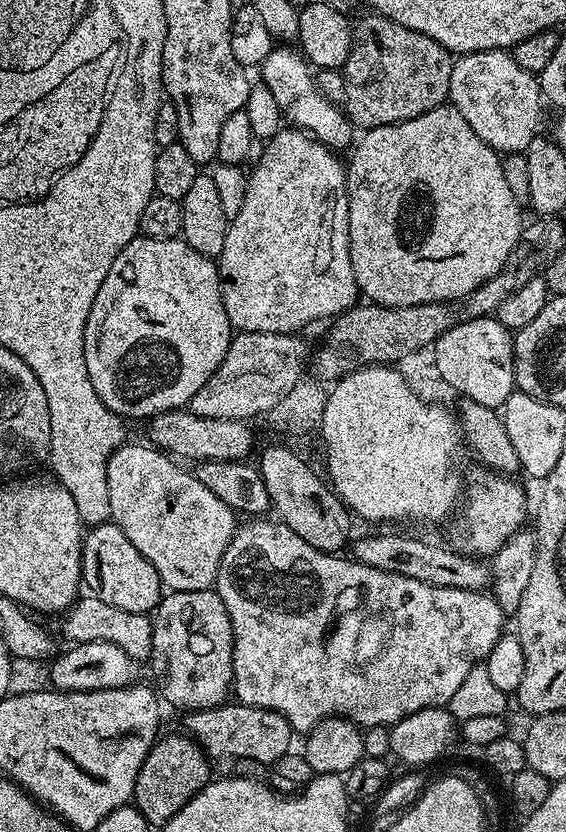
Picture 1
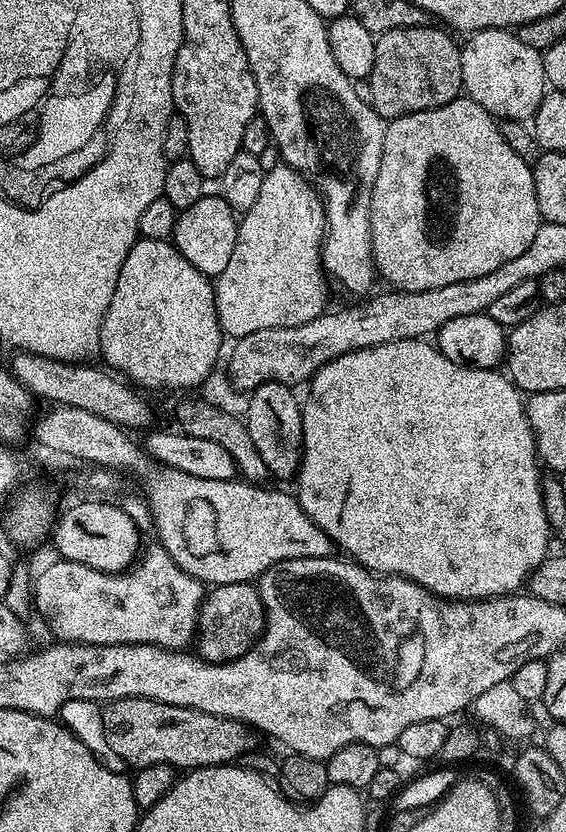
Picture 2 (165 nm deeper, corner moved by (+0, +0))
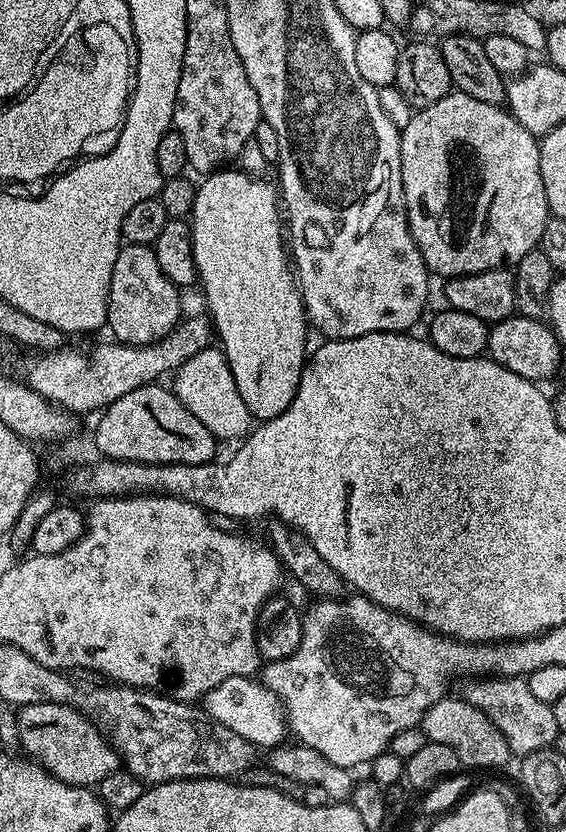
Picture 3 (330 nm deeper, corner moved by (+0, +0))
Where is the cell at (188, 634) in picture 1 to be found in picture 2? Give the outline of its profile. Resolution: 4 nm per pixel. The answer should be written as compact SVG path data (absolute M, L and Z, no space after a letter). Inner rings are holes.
M255 583L218 584L205 595L200 606L198 631L194 648L200 651L199 659L210 664L229 664L246 654L256 645L264 632L264 603Z

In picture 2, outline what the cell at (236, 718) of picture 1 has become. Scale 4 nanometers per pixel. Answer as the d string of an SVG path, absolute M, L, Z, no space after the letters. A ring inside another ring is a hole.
M134 698L105 702L76 699L64 703L58 716L64 727L70 729L82 741L85 751L94 754L96 760L111 772L127 773L148 765L160 764L170 765L176 770L195 771L198 768L235 763L245 753L255 751L258 746L255 731L238 720L206 714L193 708L170 706L150 699Z

